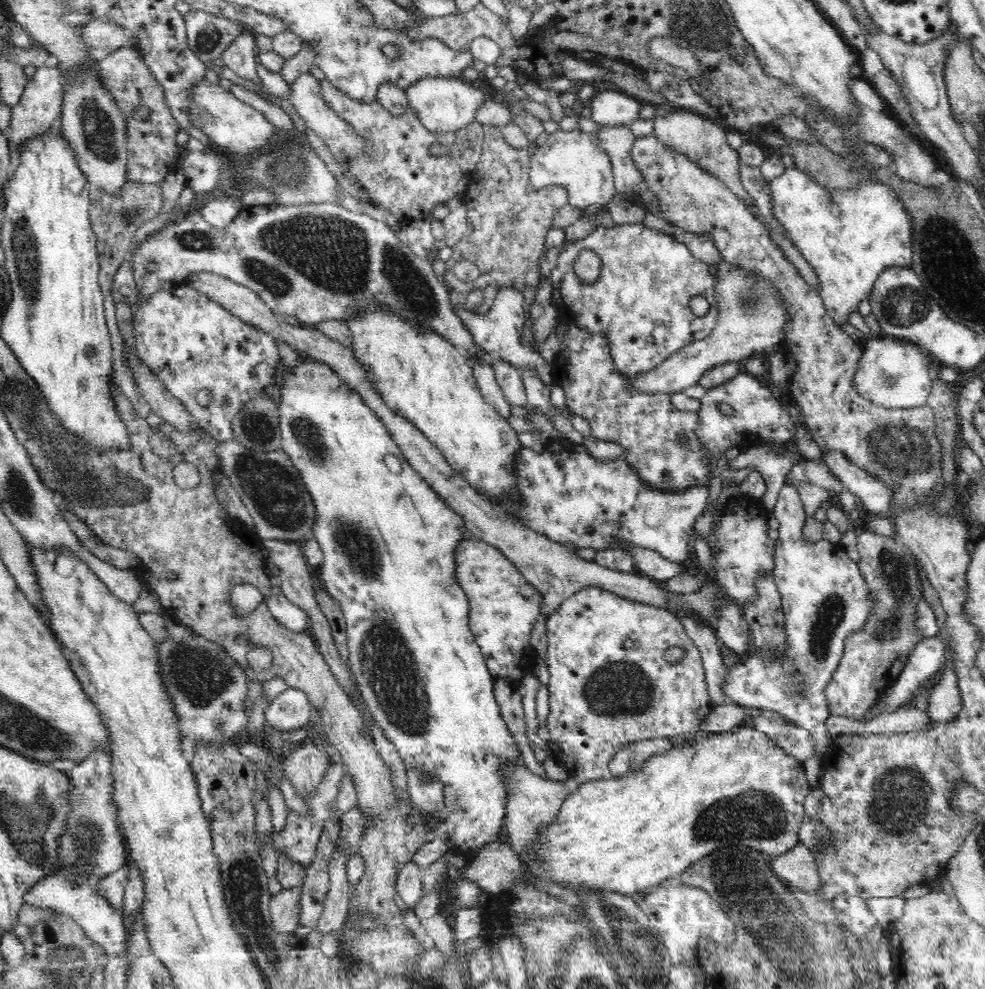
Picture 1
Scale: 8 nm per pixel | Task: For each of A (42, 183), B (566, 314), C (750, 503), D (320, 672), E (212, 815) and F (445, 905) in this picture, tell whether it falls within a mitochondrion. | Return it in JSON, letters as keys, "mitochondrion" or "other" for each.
{"A":"other","B":"other","C":"other","D":"other","E":"other","F":"other"}

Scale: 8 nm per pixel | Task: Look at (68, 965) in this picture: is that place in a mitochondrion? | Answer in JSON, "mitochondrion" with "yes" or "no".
{"mitochondrion":"yes"}

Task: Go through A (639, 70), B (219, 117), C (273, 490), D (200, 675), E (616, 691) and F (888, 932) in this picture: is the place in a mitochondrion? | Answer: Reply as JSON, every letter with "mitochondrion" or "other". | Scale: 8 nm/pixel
{"A":"other","B":"other","C":"mitochondrion","D":"mitochondrion","E":"mitochondrion","F":"other"}

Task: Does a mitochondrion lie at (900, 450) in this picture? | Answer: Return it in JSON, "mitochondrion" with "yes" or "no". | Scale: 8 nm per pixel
{"mitochondrion":"yes"}

